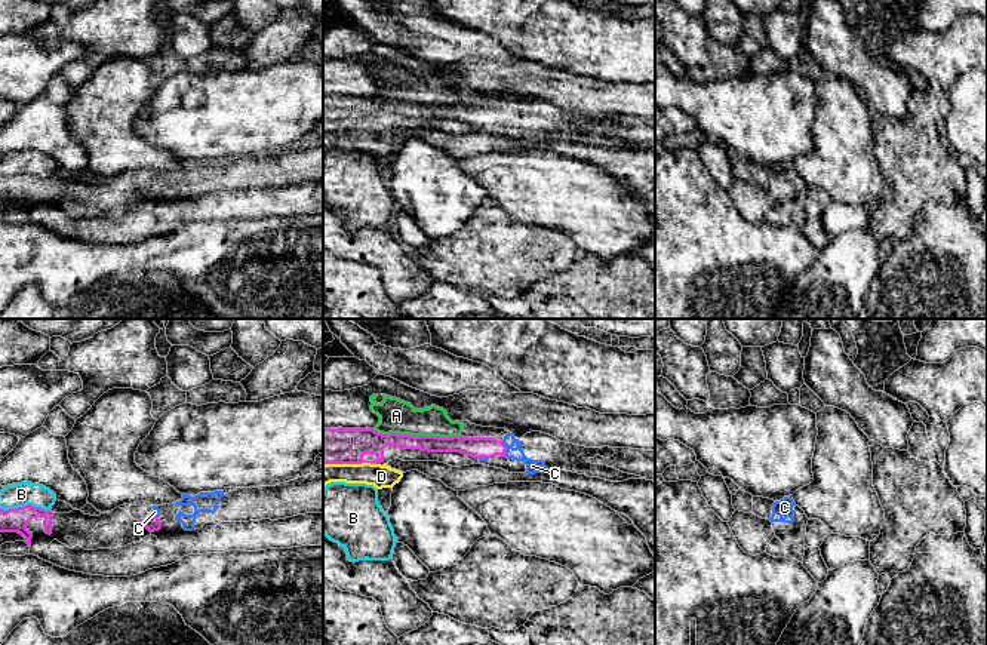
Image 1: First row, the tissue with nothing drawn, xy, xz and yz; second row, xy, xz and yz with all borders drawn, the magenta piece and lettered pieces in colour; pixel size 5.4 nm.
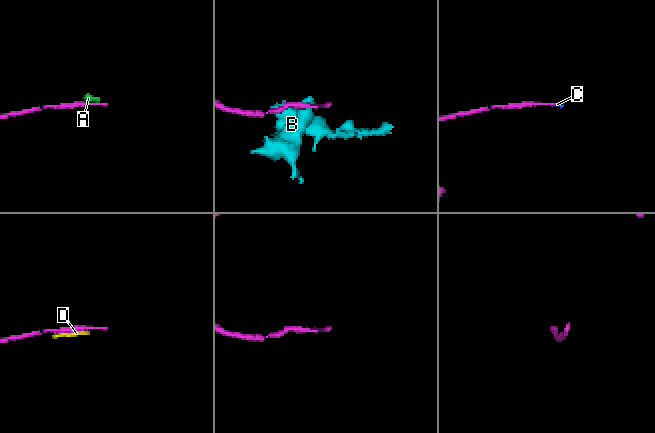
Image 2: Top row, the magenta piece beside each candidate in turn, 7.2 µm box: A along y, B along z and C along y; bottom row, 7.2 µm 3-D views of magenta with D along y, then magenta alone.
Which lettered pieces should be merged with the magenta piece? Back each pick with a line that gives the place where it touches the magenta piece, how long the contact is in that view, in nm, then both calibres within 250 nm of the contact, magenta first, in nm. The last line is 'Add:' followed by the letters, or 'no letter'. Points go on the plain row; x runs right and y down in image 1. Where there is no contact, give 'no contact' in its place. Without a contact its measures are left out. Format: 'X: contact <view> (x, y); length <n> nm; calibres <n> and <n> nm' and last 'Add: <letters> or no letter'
C: contact xz (506, 116); length 90 nm; calibres 110 and 80 nm
Add: C

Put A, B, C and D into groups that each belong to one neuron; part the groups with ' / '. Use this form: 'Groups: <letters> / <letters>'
Groups: A B / C / D

